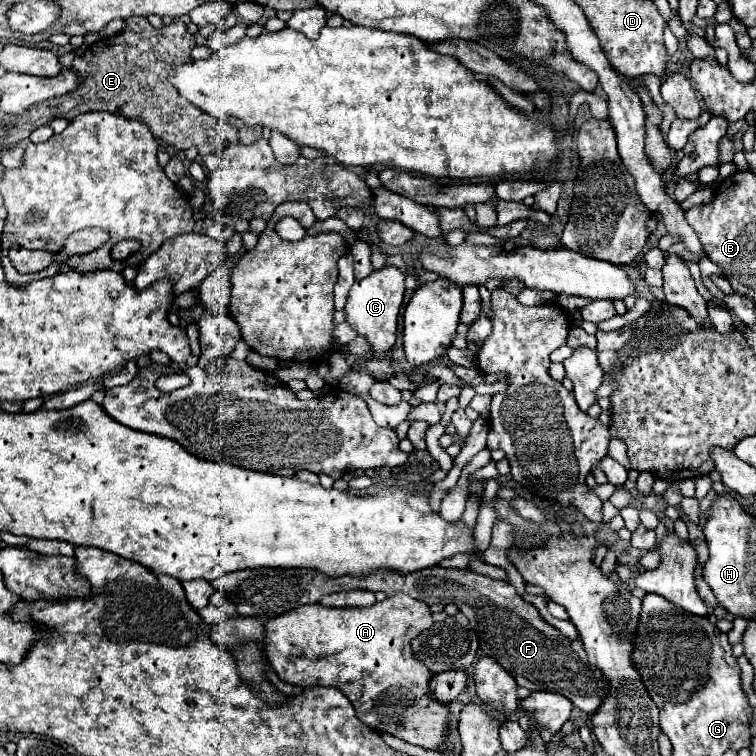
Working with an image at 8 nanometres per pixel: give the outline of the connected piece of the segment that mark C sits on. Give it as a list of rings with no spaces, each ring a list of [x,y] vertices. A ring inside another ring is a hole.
[[[384,266],[380,270],[374,270],[370,276],[360,278],[354,282],[348,294],[346,302],[346,320],[352,324],[352,328],[368,338],[374,352],[386,352],[396,342],[396,326],[398,326],[398,314],[404,300],[404,272],[396,266]]]

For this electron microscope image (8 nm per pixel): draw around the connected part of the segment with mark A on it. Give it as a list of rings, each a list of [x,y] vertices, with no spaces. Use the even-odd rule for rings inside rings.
[[[406,594],[390,596],[368,608],[328,608],[322,604],[298,606],[266,622],[266,656],[276,674],[290,684],[304,686],[334,686],[352,702],[356,716],[376,732],[388,732],[404,742],[426,750],[440,750],[448,736],[448,704],[436,700],[430,692],[432,672],[410,652],[410,640],[434,624],[428,604]]]

